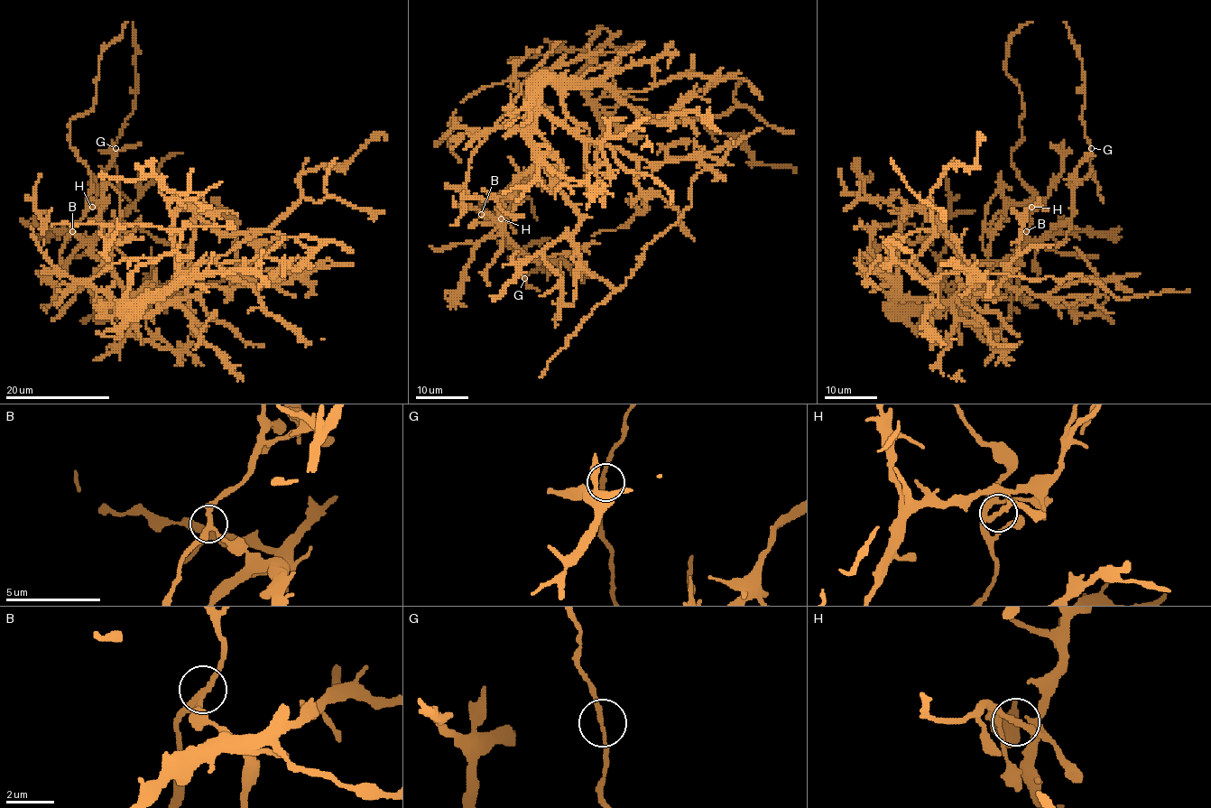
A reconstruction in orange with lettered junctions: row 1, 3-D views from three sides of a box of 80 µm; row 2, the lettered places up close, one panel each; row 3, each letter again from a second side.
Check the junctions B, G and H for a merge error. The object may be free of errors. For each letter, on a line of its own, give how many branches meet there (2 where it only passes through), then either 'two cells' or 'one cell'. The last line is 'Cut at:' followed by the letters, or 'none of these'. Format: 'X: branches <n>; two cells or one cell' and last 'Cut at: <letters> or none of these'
B: branches 3; one cell
G: branches 2; one cell
H: branches 2; two cells
Cut at: H

